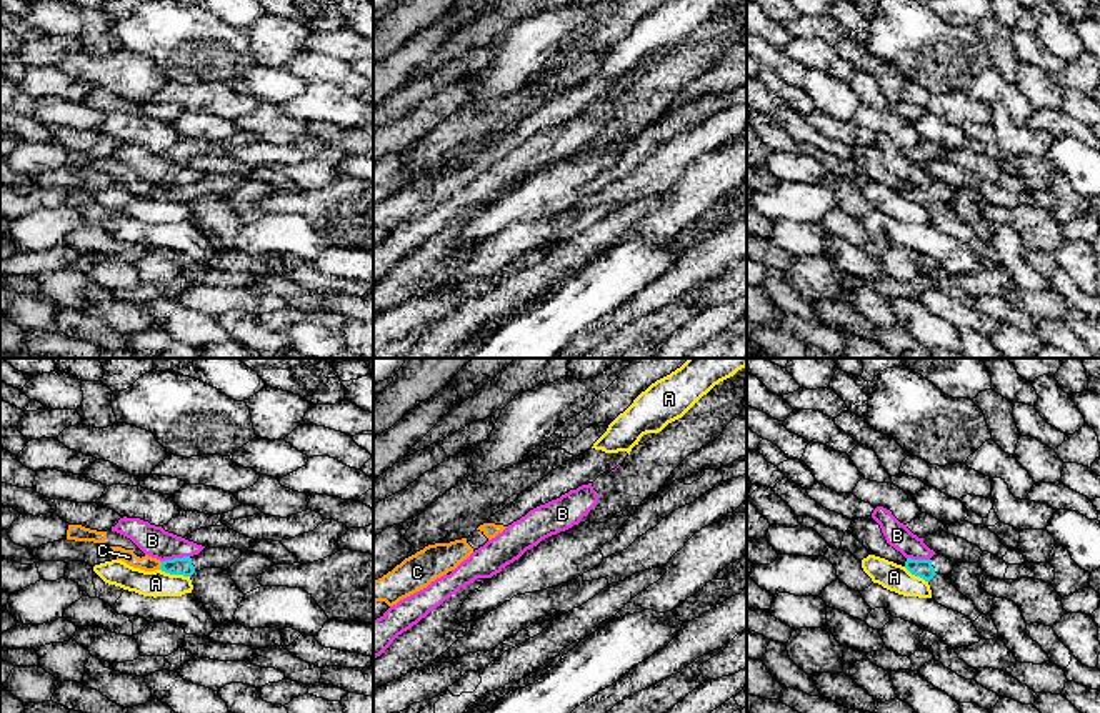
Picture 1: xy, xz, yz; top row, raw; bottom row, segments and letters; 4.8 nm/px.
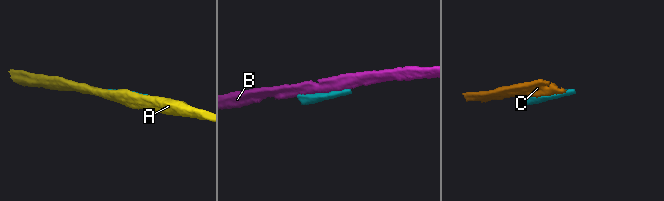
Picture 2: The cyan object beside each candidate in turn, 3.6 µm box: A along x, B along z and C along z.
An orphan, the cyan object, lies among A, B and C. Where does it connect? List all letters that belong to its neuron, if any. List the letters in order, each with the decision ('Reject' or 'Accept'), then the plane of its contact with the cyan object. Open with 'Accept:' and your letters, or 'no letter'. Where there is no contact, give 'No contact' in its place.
Accept: no letter
A: Reject. Touches cyan in xy
B: Reject. Touches cyan in xy
C: Reject. Touches cyan in xy

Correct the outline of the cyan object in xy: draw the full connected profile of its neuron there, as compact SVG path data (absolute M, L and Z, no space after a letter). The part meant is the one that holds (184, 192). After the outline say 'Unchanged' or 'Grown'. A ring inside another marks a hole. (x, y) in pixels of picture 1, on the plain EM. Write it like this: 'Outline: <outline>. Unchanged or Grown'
Outline: M203 175L198 182L162 188L160 197L170 202L192 203L203 195L228 197L242 183L235 175Z. Grown

